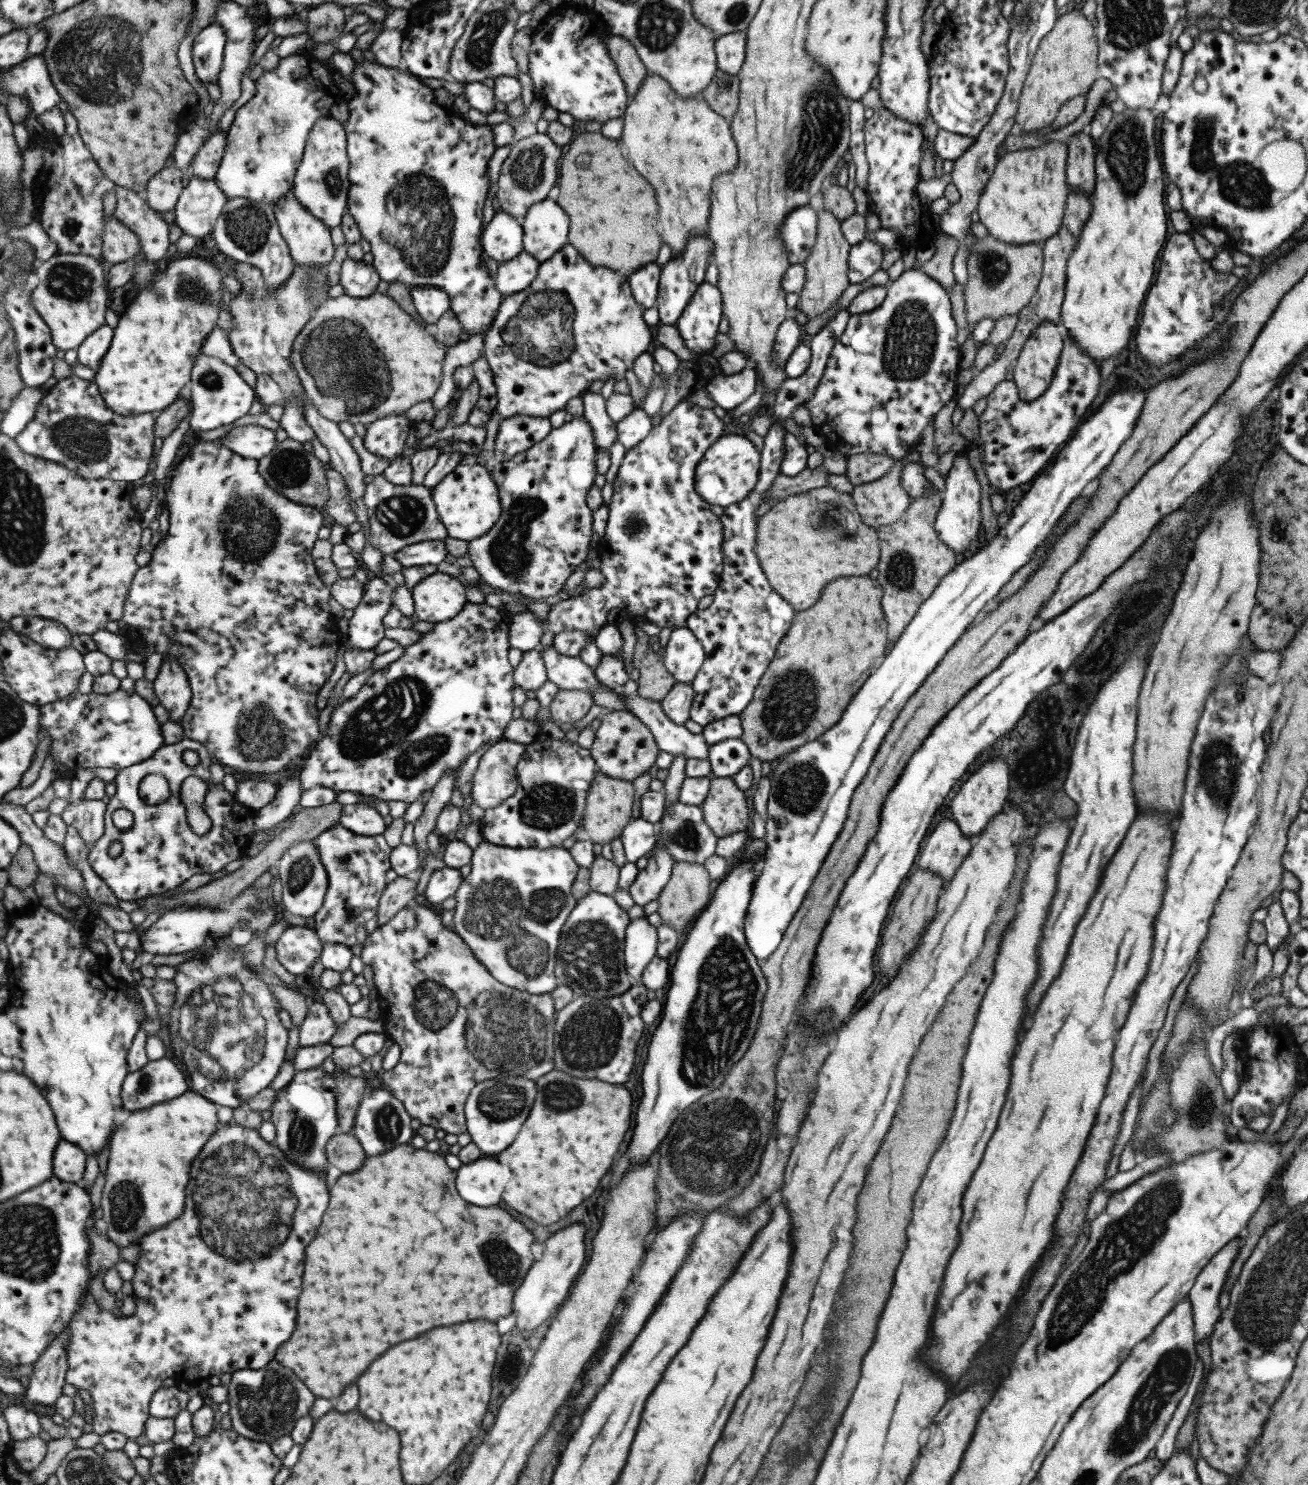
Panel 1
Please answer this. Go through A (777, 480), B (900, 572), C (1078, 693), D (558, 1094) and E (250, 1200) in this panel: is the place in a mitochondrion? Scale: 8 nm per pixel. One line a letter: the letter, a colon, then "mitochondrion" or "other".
A: other
B: mitochondrion
C: other
D: mitochondrion
E: mitochondrion

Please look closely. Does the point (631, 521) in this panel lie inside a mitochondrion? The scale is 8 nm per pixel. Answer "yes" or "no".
yes

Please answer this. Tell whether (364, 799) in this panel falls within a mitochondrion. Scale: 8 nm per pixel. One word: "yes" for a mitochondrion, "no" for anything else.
no

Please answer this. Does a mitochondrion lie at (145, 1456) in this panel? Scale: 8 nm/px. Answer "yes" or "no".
no

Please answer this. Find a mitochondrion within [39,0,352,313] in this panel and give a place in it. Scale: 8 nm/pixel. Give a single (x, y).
(99, 57)

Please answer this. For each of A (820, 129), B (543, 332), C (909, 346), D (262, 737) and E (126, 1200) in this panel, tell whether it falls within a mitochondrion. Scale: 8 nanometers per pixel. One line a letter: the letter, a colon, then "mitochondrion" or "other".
A: mitochondrion
B: mitochondrion
C: mitochondrion
D: mitochondrion
E: mitochondrion

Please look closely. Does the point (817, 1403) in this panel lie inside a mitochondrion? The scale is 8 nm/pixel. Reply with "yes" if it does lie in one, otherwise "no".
yes

